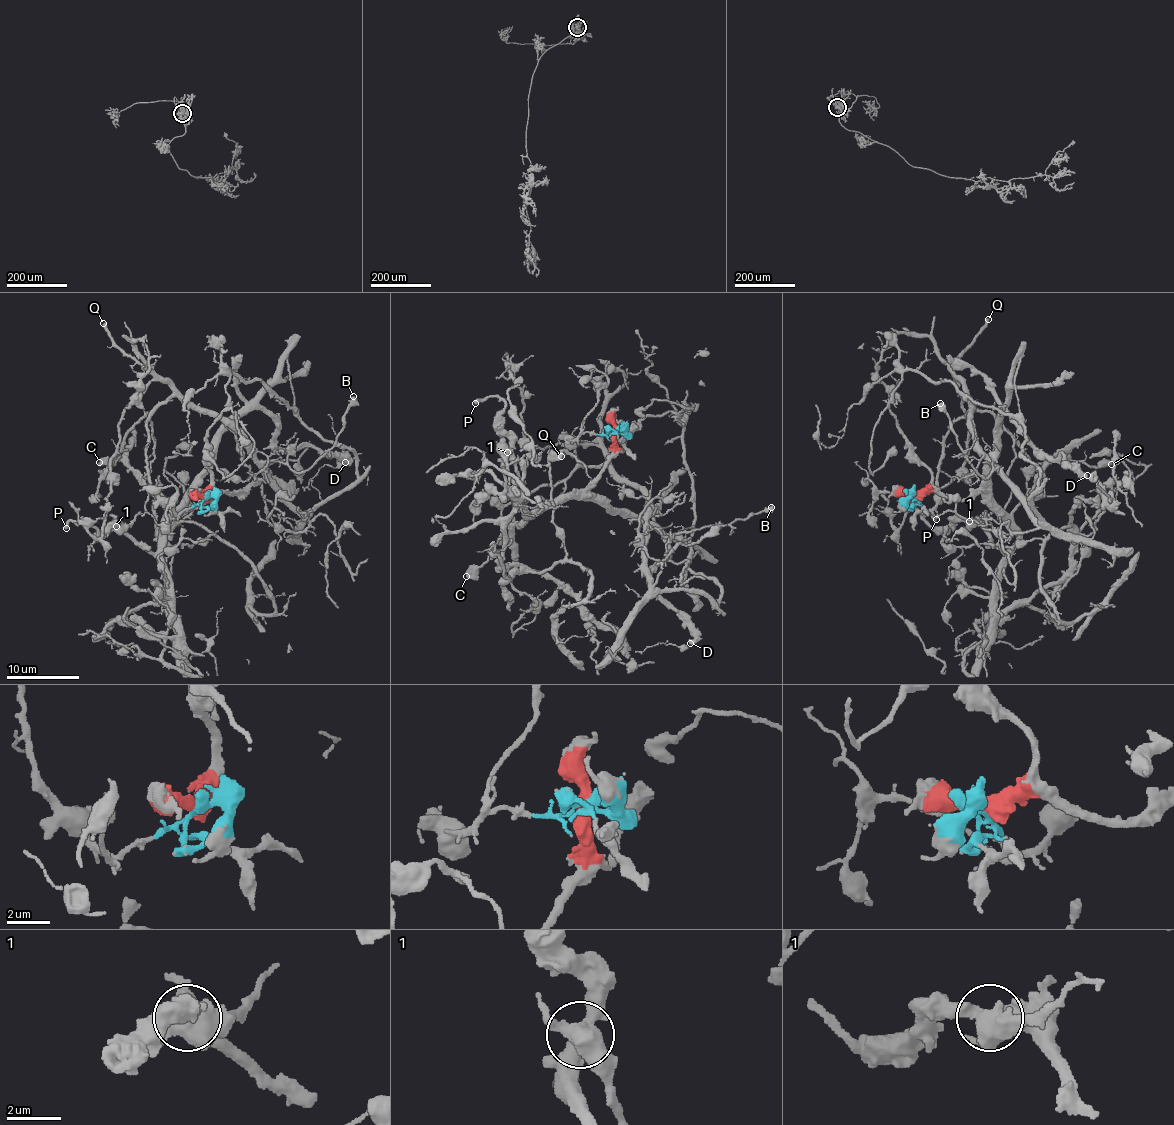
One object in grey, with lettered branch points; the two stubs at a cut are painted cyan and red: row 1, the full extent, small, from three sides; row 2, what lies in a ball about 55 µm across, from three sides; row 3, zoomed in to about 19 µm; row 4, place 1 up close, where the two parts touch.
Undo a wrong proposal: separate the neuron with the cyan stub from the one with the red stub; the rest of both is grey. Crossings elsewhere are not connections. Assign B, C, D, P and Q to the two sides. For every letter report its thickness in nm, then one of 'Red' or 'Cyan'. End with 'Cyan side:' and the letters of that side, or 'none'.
B: Thickness 360 nm. Cyan
C: Thickness 550 nm. Cyan
D: Thickness 500 nm. Red
P: Thickness 400 nm. Red
Q: Thickness 360 nm. Cyan
Cyan side: B, C, Q

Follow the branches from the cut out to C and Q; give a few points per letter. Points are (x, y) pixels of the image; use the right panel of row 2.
C: (913, 494), (925, 511), (936, 503), (948, 426), (971, 412), (1000, 420), (1034, 462), (1112, 464)
Q: (913, 494), (925, 511), (936, 503), (948, 426), (970, 408), (966, 388), (953, 370), (963, 351), (989, 319)

